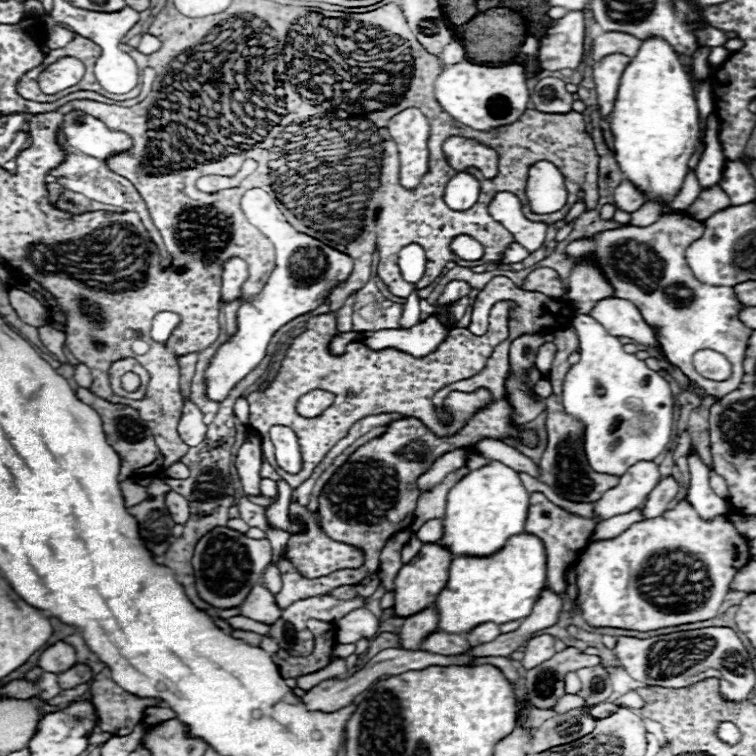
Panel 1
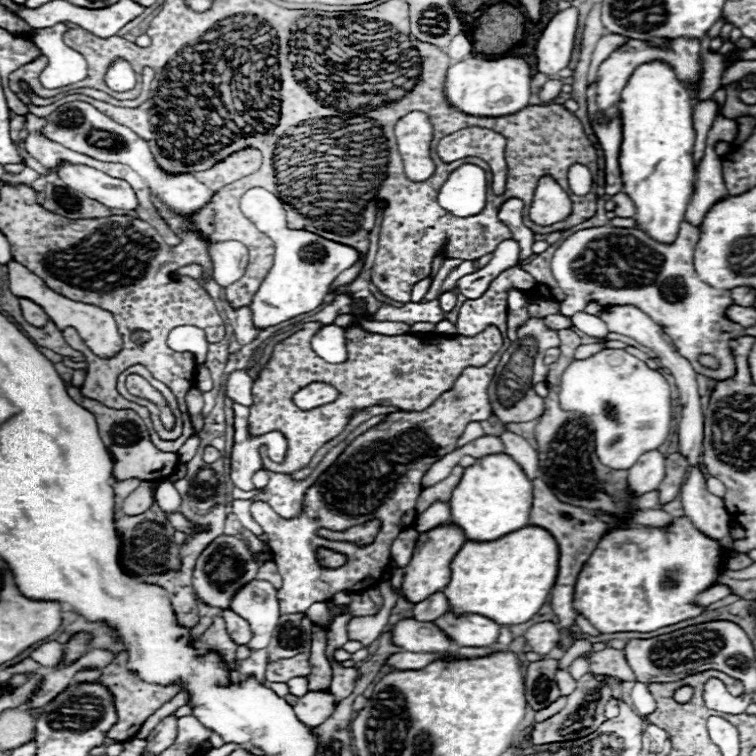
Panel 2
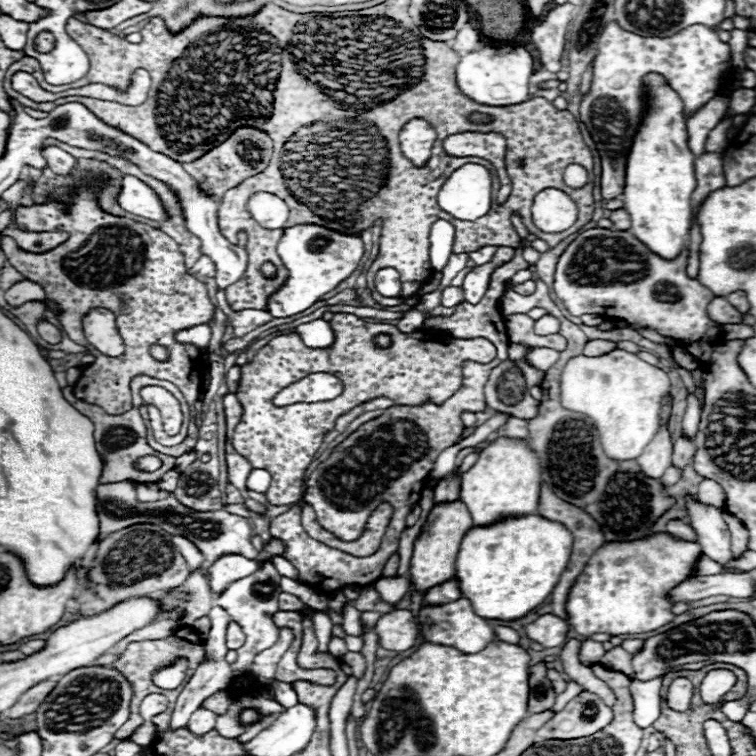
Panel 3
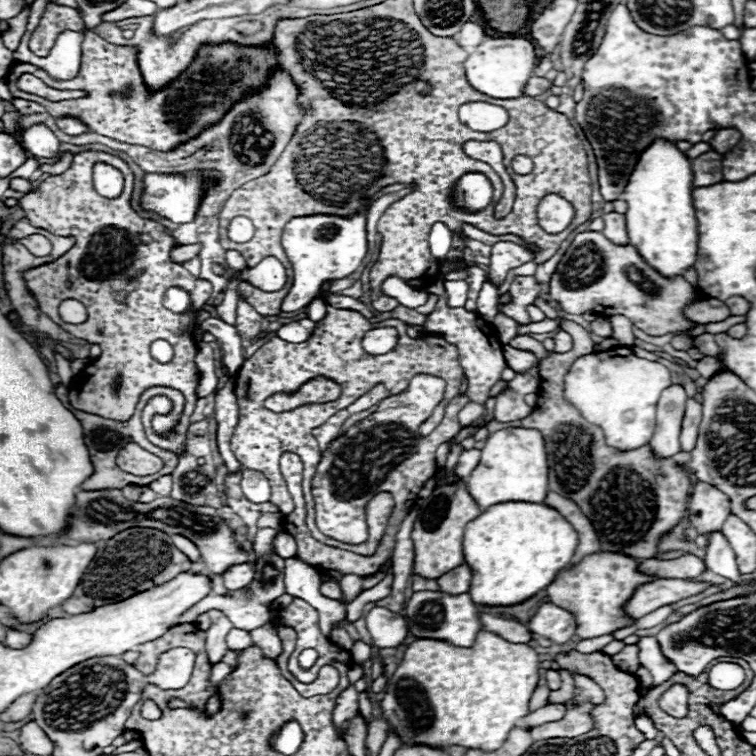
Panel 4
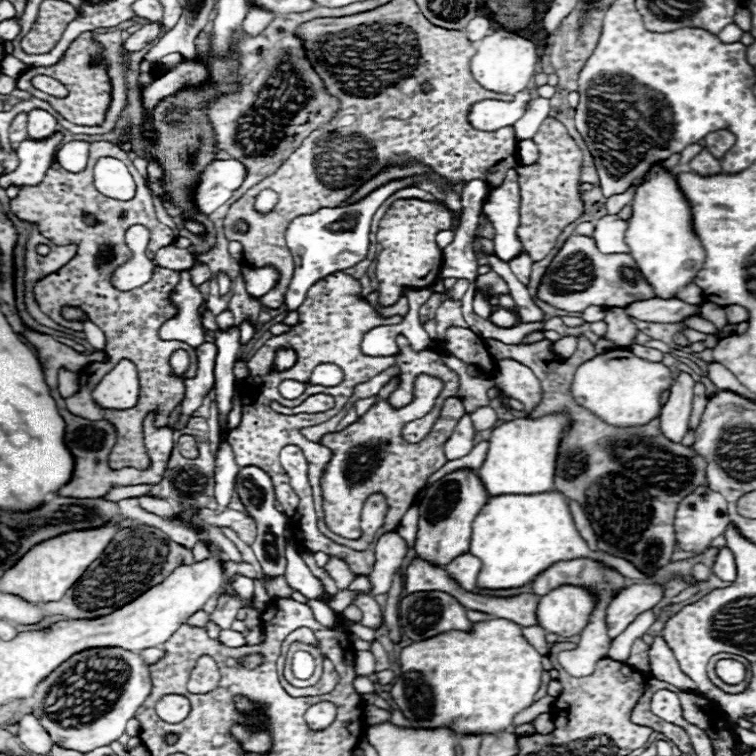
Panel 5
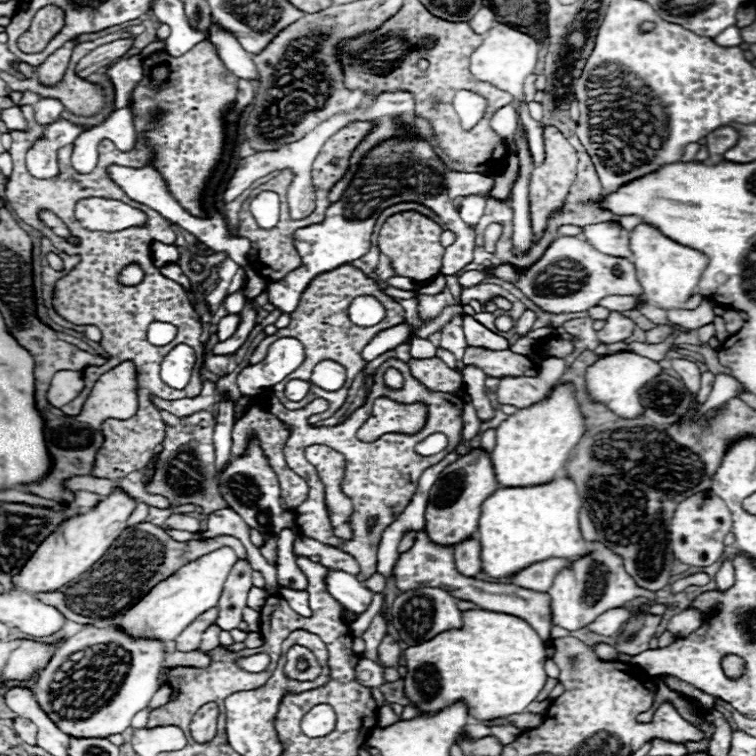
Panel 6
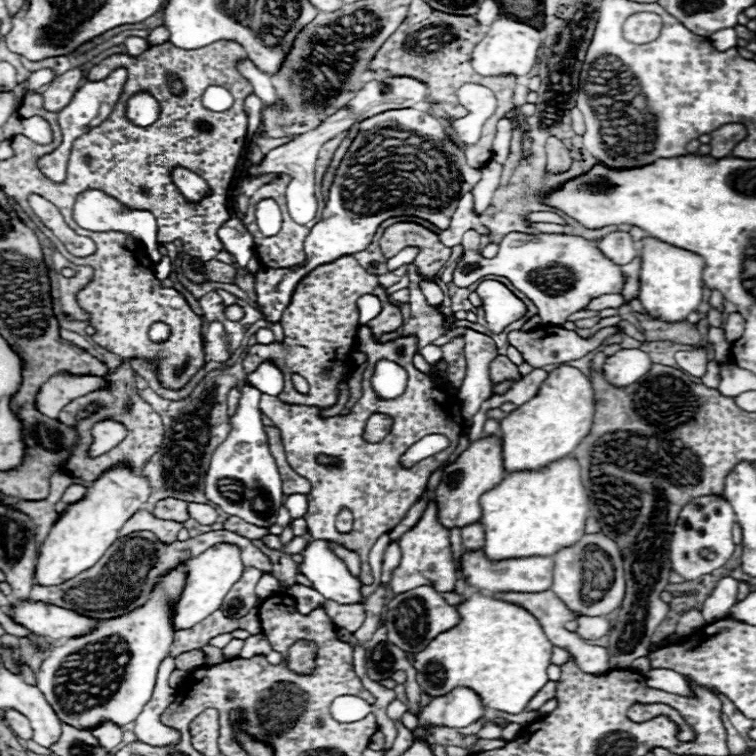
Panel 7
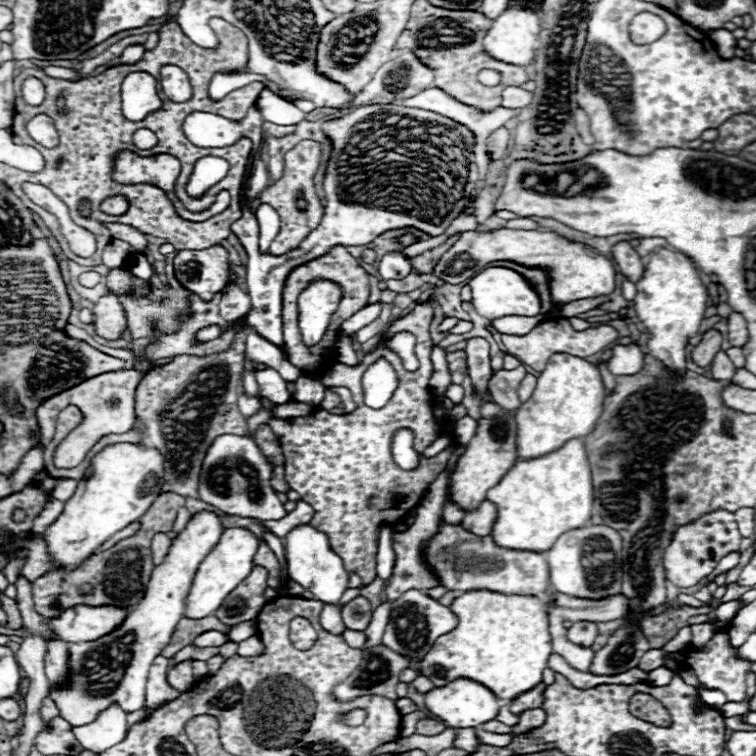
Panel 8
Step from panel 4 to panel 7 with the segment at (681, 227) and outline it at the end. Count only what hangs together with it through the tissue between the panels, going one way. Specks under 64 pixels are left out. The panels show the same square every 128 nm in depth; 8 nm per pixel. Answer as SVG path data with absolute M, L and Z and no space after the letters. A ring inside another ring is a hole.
M656 238L642 240L640 268L640 300L652 320L686 322L690 312L696 312L702 302L702 270L704 260L688 250L670 246Z

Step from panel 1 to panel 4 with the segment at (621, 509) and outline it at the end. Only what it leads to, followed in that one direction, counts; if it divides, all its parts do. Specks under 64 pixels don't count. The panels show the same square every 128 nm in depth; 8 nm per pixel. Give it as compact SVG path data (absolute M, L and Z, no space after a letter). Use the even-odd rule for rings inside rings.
M672 384L662 392L656 410L656 428L650 446L656 456L668 458L680 452L680 428L686 410L686 390L680 384Z

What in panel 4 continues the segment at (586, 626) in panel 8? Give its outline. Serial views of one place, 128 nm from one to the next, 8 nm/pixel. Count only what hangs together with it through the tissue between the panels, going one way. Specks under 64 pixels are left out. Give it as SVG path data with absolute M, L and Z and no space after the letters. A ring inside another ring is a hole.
M658 578L650 584L642 584L642 588L636 588L632 600L626 602L626 606L622 610L630 618L642 618L660 606L668 606L668 604L678 602L682 598L694 596L708 586L710 584L704 584L704 582L690 582L690 580L678 580L678 578ZM608 634L608 636L600 636L590 640L582 640L576 645L575 650L582 653L600 652L600 650L602 650L602 648L610 642L610 640L614 640L614 636L612 636L612 634Z

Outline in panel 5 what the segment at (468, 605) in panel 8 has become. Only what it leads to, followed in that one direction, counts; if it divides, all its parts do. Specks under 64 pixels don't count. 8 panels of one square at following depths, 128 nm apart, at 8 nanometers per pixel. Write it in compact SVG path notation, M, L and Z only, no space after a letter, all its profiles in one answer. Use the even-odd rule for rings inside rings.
M504 618L482 620L482 622L474 622L474 628L470 632L446 632L442 636L434 636L434 640L422 640L422 642L414 642L414 644L406 646L400 654L400 676L394 680L394 686L392 686L390 694L394 698L396 708L402 710L404 716L408 718L410 728L438 728L438 726L452 724L452 728L458 734L476 734L476 732L496 734L496 732L508 730L510 724L512 724L512 718L518 712L522 712L522 710L526 710L528 706L534 704L534 694L540 688L540 676L544 672L542 664L540 664L540 658L542 658L542 654L532 644L528 644L528 640L522 636L522 626L520 624L512 624L510 620L504 620Z

